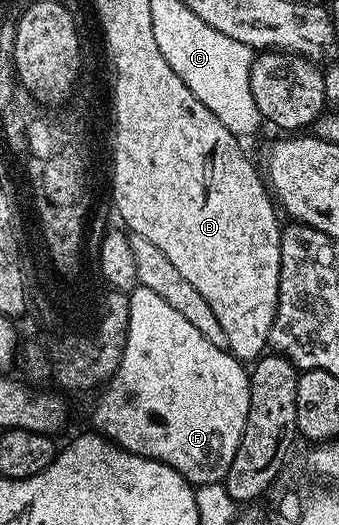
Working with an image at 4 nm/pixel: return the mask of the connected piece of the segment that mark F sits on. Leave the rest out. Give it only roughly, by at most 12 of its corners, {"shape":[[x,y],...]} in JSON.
{"shape":[[137,285],[93,428],[223,481],[245,364]]}

